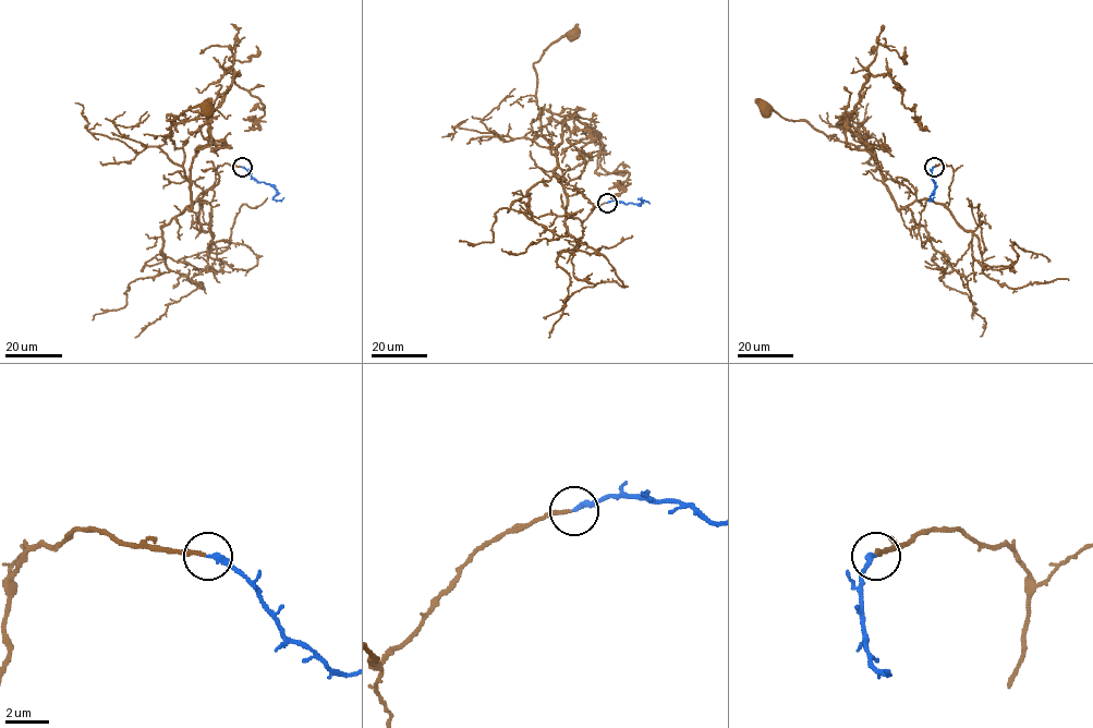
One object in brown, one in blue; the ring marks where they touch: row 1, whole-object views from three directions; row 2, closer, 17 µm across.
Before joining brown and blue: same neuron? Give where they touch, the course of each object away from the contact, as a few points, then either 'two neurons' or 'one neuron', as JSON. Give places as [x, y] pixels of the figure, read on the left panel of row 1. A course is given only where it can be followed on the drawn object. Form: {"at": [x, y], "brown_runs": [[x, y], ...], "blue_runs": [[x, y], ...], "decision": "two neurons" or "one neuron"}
{"at": [242, 167], "brown_runs": [[241, 167], [218, 167], [201, 207], [199, 198], [189, 207], [184, 152], [167, 120], [207, 110]], "blue_runs": [[242, 167], [275, 189], [272, 198], [284, 197]], "decision": "one neuron"}

